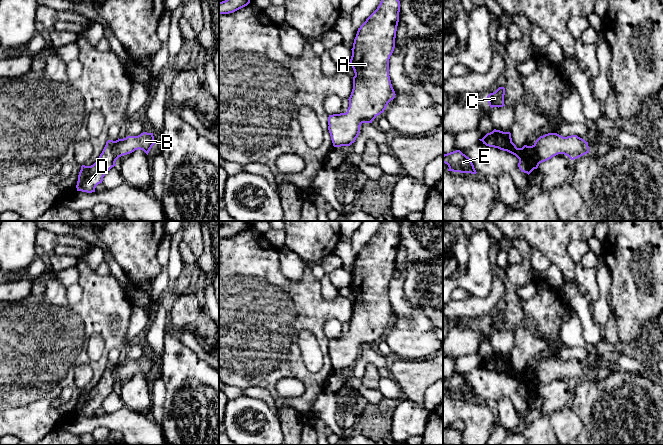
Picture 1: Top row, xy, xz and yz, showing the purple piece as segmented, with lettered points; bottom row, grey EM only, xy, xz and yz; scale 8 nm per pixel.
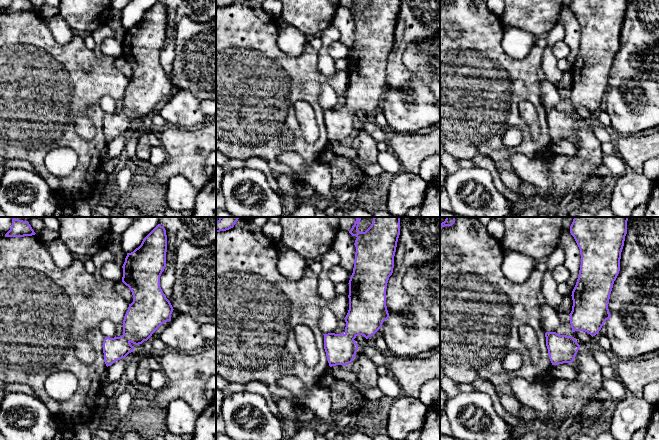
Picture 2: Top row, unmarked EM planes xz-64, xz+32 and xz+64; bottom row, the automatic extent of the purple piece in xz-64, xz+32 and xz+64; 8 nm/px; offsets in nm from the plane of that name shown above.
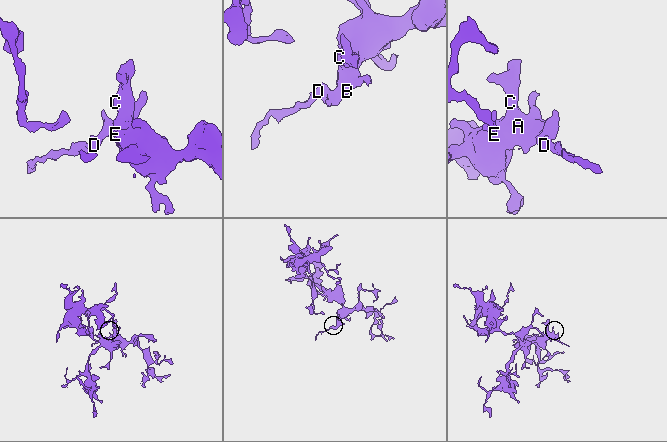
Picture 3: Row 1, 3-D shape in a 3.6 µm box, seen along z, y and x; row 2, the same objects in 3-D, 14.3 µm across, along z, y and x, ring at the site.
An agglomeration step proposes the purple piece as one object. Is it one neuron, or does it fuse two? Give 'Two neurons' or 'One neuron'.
One neuron

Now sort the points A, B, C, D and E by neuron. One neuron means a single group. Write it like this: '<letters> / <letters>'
A B C D E

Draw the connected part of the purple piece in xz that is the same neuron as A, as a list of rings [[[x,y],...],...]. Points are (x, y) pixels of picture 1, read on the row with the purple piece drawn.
[[[381,0],[377,9],[358,28],[349,62],[355,73],[353,89],[348,99],[349,107],[346,113],[328,117],[328,130],[334,147],[350,146],[354,143],[361,124],[372,123],[395,98],[396,94],[389,76],[389,59],[395,48],[399,12],[399,0]]]

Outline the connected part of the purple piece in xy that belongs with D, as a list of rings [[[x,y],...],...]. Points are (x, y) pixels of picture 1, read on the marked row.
[[[143,132],[138,136],[127,136],[116,141],[108,140],[97,161],[91,166],[81,166],[78,175],[77,191],[92,193],[102,183],[105,174],[114,166],[116,160],[134,152],[143,150],[147,155],[155,144],[153,133]]]

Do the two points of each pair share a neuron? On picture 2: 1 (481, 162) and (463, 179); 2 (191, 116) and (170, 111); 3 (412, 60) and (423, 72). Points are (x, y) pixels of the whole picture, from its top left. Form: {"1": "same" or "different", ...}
{"1": "different", "2": "same", "3": "same"}

